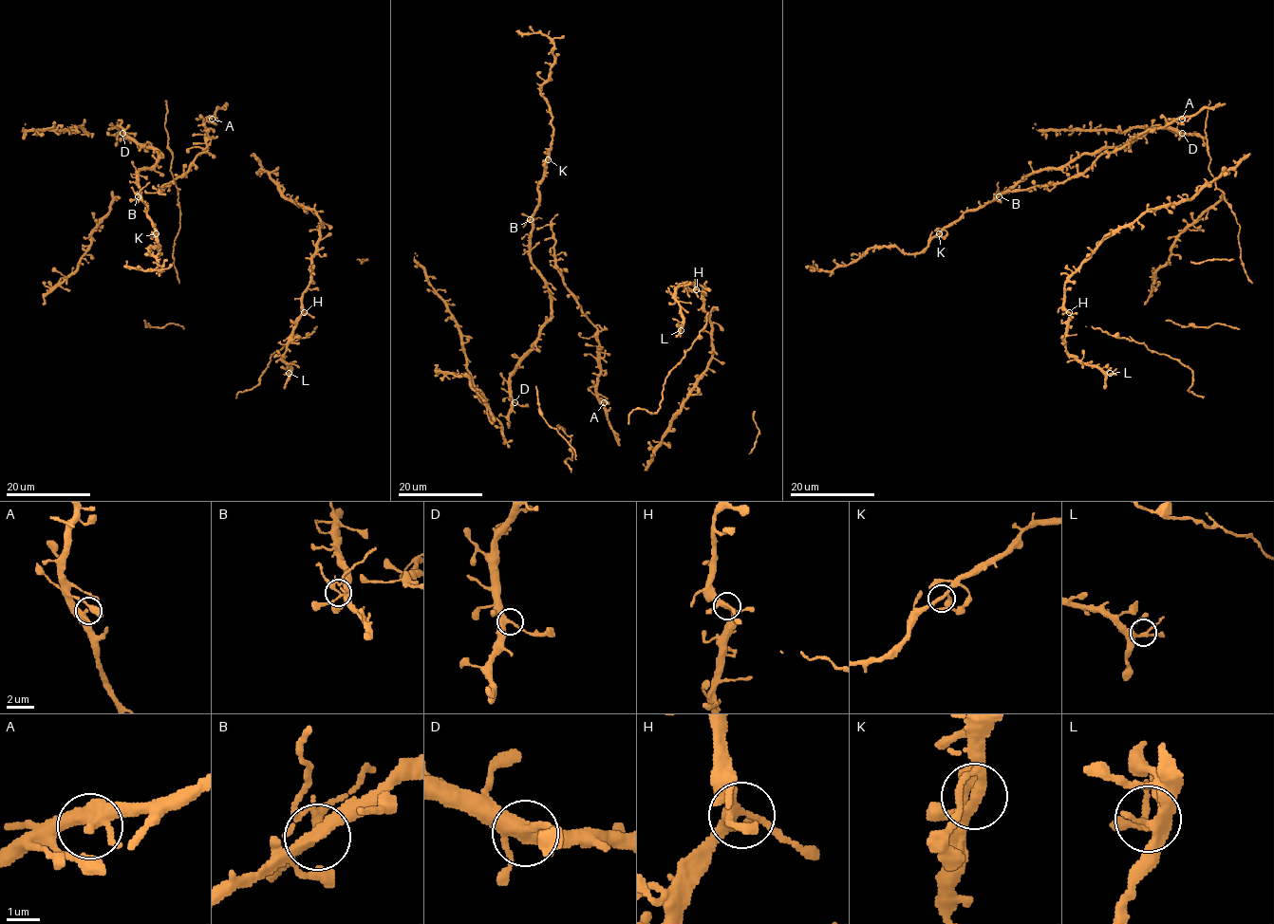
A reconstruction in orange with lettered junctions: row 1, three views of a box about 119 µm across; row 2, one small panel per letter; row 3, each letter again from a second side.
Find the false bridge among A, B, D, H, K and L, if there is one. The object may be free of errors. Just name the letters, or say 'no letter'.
B

